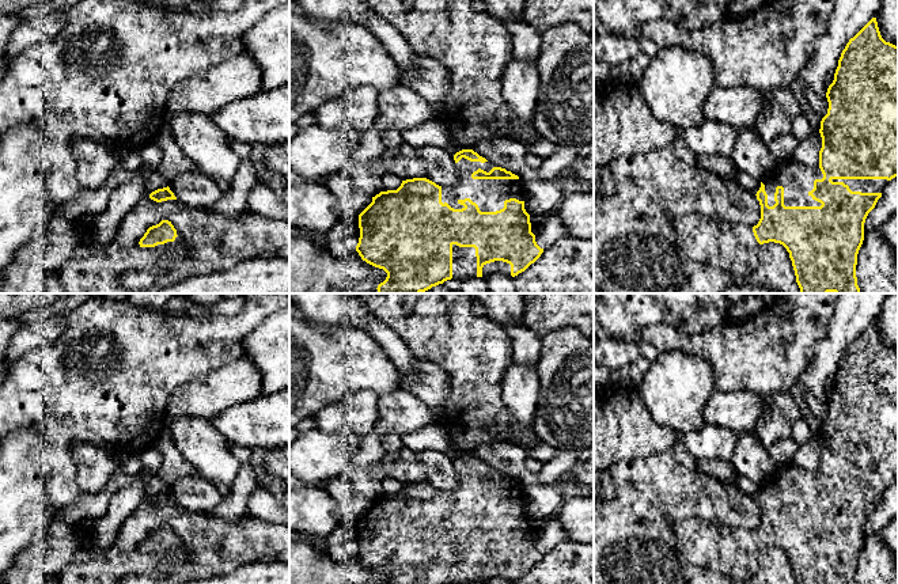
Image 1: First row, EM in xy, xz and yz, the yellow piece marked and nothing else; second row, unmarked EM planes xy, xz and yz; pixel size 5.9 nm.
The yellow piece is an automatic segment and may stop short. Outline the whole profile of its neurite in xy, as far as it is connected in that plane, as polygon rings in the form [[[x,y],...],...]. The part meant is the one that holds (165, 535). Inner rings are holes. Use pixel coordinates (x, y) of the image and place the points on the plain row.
[[[168,524],[149,531],[139,549],[160,555],[156,568],[149,573],[125,576],[118,584],[162,584],[168,572],[179,568],[190,558],[190,551],[181,547],[177,534]]]

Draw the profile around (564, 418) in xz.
[[[565,327],[542,337],[533,431],[558,451],[594,448],[594,338]]]

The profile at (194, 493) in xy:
[[[198,474],[178,478],[170,485],[168,492],[179,507],[193,512],[209,512],[224,498],[215,483]]]

